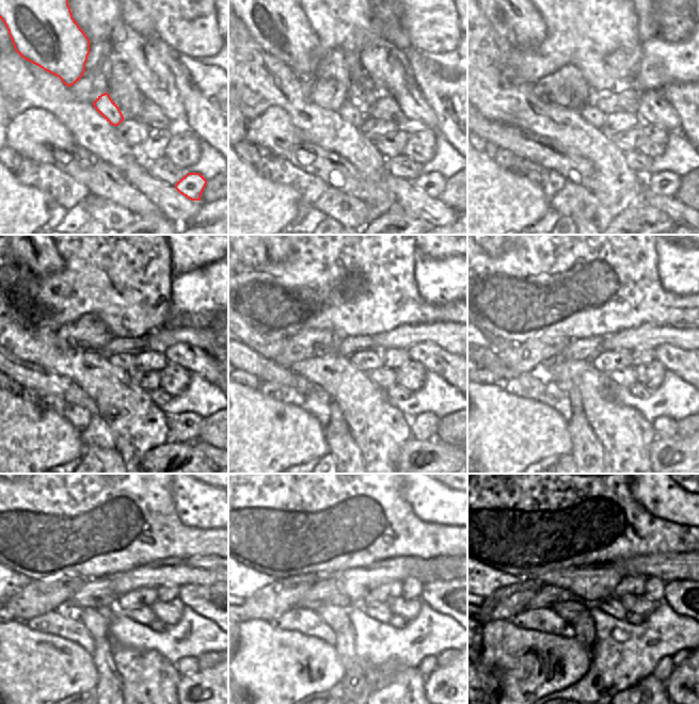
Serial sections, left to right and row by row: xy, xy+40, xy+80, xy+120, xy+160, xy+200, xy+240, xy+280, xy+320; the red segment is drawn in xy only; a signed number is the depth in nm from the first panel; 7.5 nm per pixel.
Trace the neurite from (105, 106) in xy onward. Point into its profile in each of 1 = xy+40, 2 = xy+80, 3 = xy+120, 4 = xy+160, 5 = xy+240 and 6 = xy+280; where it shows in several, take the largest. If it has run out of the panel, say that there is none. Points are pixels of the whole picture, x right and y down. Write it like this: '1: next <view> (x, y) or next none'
1: next xy+40 (350, 111)
2: next xy+80 (590, 113)
3: next xy+120 (126, 362)
4: next xy+160 (367, 361)
5: next xy+240 (140, 597)
6: next xy+280 (382, 594)

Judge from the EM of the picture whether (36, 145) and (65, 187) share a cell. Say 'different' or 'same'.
different

